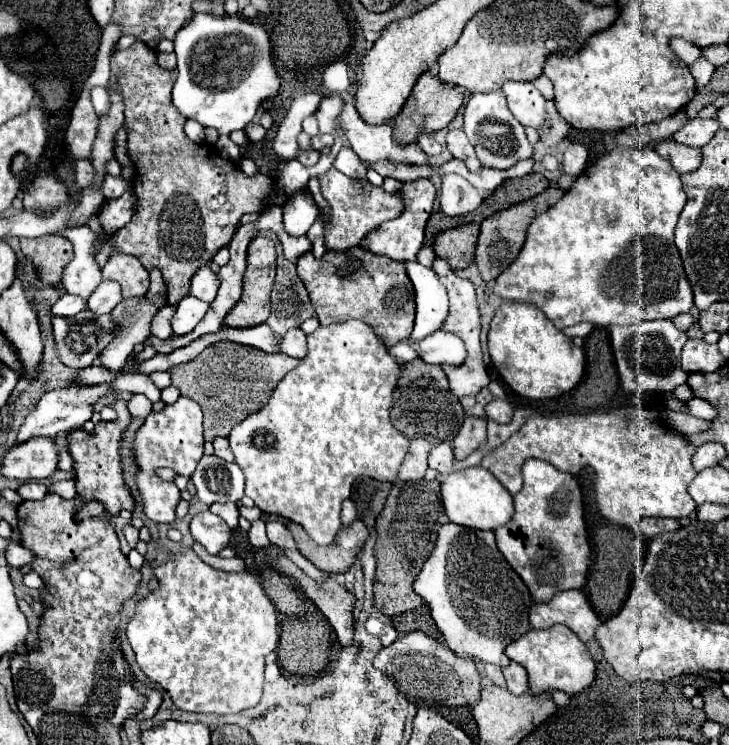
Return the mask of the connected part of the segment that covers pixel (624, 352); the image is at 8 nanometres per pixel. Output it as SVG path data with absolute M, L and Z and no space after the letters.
M670 319L640 321L636 325L614 325L610 329L612 351L616 367L620 369L620 385L624 391L650 391L670 393L674 387L686 383L688 373L680 367L680 351L688 341L686 333L676 329Z

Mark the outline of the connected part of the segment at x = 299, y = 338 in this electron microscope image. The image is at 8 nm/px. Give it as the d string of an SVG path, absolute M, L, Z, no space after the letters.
M292 329L292 331L288 331L288 333L284 335L282 353L290 355L290 357L296 357L296 359L306 357L308 347L306 347L306 335L302 333L302 329Z

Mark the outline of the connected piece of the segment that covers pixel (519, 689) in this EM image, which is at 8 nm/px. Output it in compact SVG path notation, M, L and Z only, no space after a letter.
M510 663L508 667L502 669L506 683L508 683L508 691L514 695L524 695L528 693L528 673L520 663Z

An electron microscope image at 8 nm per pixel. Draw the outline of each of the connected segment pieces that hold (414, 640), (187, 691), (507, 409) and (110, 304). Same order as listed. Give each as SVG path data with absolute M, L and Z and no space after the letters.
M412 631L388 647L382 647L374 661L376 669L386 673L396 689L414 705L430 707L438 711L440 707L460 707L474 705L480 697L480 675L472 659L458 657L444 643L428 637L422 631Z
M182 549L172 561L156 567L156 579L160 581L160 587L156 591L152 591L144 601L138 603L136 607L136 615L130 619L128 623L128 641L136 653L138 665L140 669L154 681L158 683L174 701L176 707L184 709L184 711L196 711L196 713L240 713L242 709L254 707L260 697L262 697L262 685L264 685L264 657L270 651L276 651L278 647L278 615L276 615L276 607L272 605L272 601L266 597L262 585L256 581L254 575L250 575L248 571L240 571L240 573L226 573L226 571L218 571L210 565L206 565L204 561L198 559L198 555L192 549Z
M494 399L486 407L486 417L494 419L496 423L510 423L512 413L514 413L514 407L506 399Z
M104 279L104 281L98 285L98 289L90 295L86 307L88 307L94 315L104 315L104 313L110 313L120 301L122 301L120 285L118 285L116 281Z

